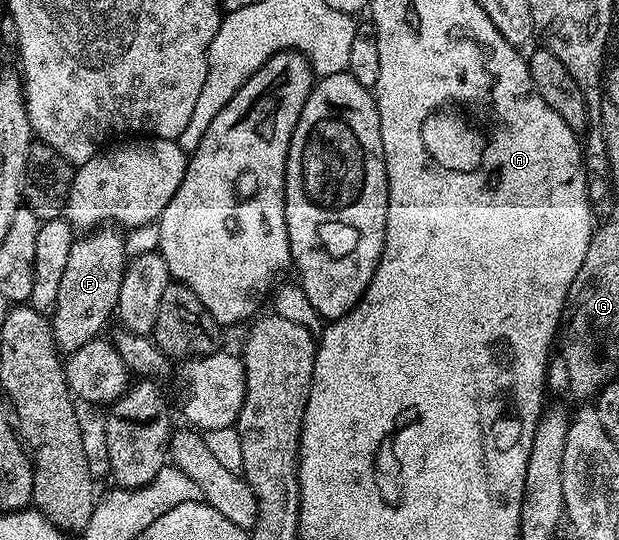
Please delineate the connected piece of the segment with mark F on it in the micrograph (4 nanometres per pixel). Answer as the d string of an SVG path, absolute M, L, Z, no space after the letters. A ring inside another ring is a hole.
M101 225L75 240L70 249L70 257L66 260L66 270L62 273L61 288L58 289L58 301L52 310L50 322L52 336L56 342L56 350L61 353L71 353L82 349L91 339L97 338L100 331L116 315L118 305L118 293L122 289L122 277L124 269L129 262L129 252L124 252L124 239L119 235L121 232L112 225Z

